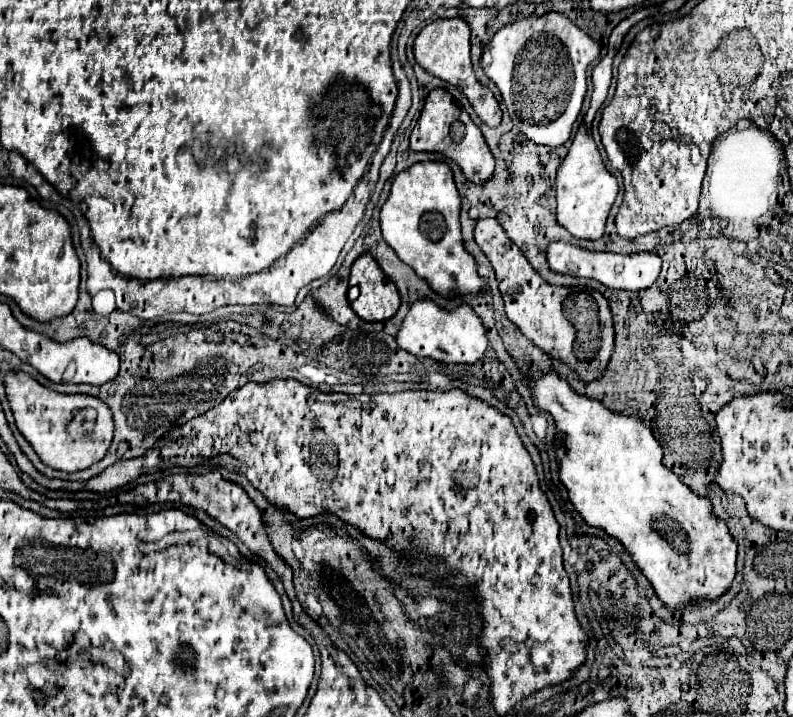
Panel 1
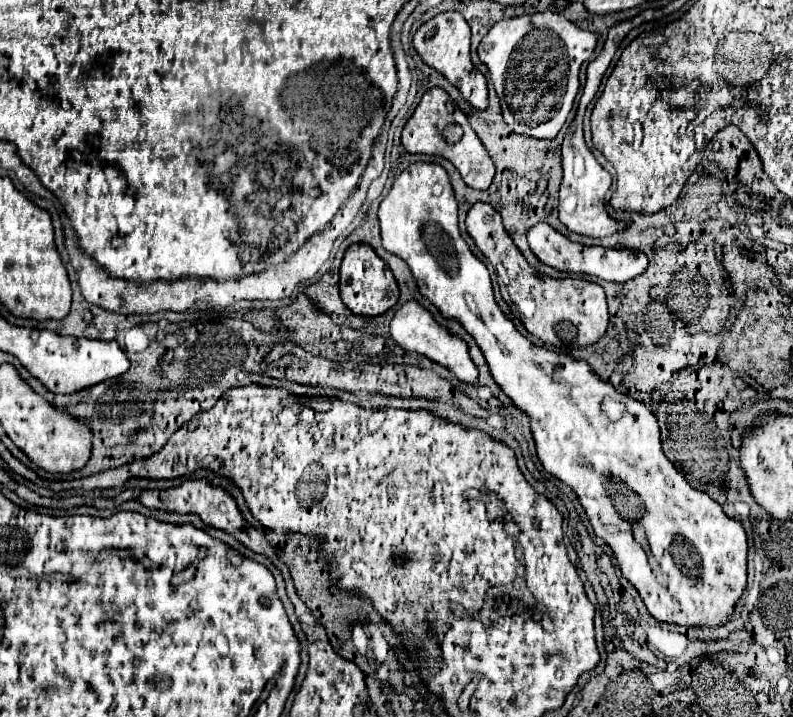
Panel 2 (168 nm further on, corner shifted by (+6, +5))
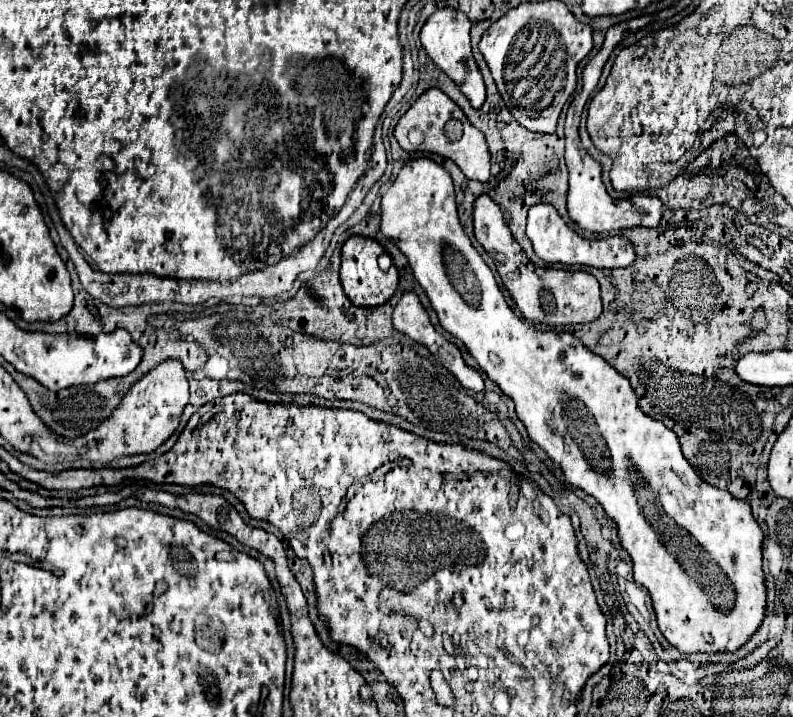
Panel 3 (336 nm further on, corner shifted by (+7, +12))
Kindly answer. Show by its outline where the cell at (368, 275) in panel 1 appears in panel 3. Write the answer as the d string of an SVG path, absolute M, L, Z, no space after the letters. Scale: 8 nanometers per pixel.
M350 236L346 244L341 248L340 282L350 298L352 304L356 306L382 306L392 298L392 294L398 288L398 270L396 266L390 266L386 272L380 270L378 266L378 256L384 252L382 244L366 238L366 236Z

